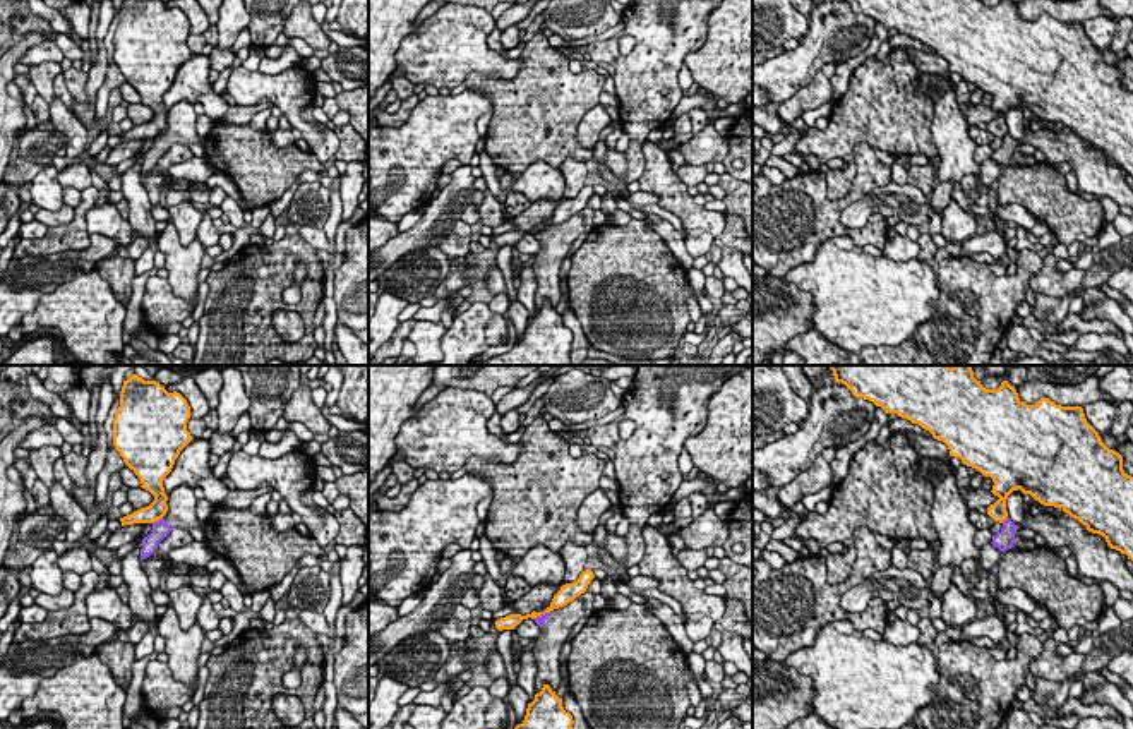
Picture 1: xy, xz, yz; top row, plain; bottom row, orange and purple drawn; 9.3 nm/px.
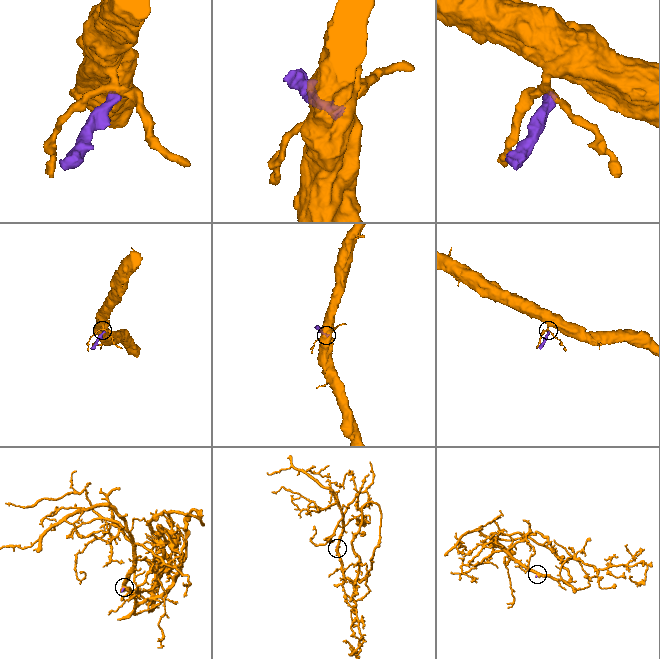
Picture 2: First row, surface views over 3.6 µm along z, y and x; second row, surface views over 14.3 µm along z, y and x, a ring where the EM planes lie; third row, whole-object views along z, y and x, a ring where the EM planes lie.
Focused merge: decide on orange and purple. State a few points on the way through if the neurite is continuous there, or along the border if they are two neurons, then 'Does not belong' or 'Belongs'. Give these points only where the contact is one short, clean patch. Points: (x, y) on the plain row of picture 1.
Boundary: xy (161, 132), (153, 139). Does not belong

